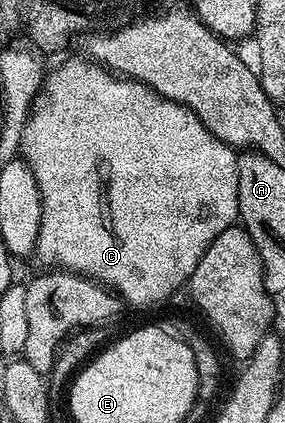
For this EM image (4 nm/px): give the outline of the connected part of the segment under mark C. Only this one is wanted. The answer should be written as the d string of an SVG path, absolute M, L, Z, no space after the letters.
M87 58L84 59L68 59L61 67L56 67L53 71L51 68L51 70L47 72L43 86L40 88L36 99L32 103L32 109L25 123L24 132L21 135L19 154L22 156L24 162L32 168L34 181L38 181L38 193L42 201L42 225L38 229L38 241L36 242L34 255L35 258L38 257L42 262L48 263L44 265L51 265L53 268L63 269L65 271L74 271L77 275L87 275L89 279L104 284L105 287L115 291L125 304L133 303L136 307L152 307L155 303L160 303L163 299L170 298L183 283L185 286L185 284L191 280L194 269L198 269L198 261L202 261L202 253L206 253L206 249L210 249L214 237L218 237L218 233L222 233L227 227L233 226L233 224L237 222L240 213L238 209L237 152L222 140L219 140L188 107L184 107L182 104L174 102L174 100L165 99L163 96L159 95L154 88L150 88L136 79L125 78L123 75L116 74L114 71L108 70L108 68L101 66L95 61L89 61Z

